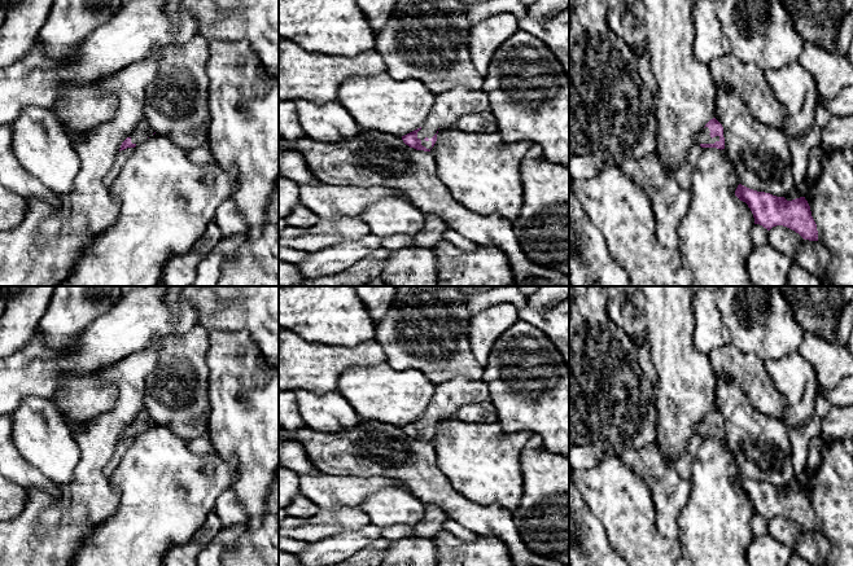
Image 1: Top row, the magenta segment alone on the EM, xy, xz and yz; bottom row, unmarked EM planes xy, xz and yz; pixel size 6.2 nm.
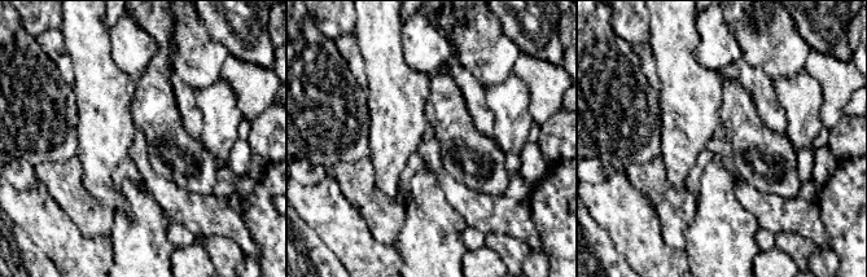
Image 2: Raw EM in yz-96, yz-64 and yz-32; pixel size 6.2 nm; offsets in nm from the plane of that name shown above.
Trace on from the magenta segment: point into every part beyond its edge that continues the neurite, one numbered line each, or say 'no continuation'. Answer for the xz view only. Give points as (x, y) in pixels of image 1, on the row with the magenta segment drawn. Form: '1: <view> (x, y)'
1: xz (459, 101)

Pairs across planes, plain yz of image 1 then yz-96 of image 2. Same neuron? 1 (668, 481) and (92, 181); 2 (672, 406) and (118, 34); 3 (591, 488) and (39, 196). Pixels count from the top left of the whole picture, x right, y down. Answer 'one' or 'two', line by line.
1: two
2: two
3: one

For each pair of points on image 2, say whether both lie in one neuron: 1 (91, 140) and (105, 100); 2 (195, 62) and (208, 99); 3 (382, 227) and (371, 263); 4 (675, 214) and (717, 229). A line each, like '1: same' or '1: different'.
1: same
2: different
3: different
4: different

